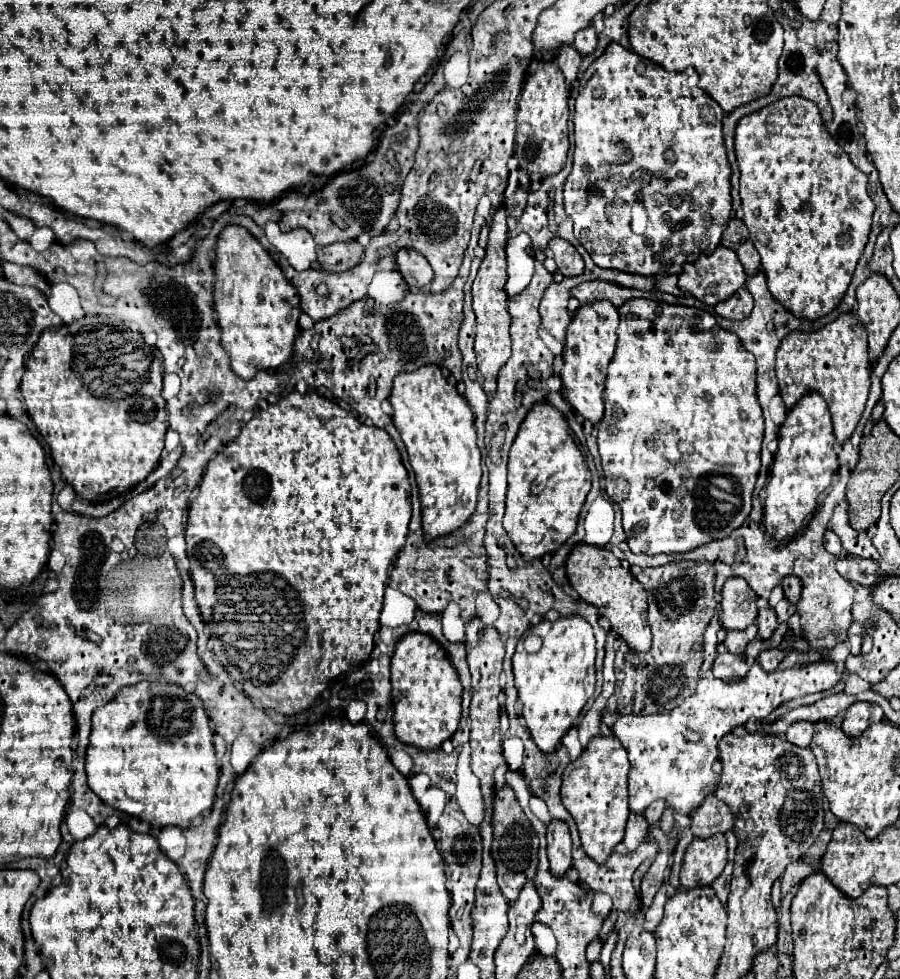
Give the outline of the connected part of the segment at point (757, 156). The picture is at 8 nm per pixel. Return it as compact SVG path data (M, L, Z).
M785 96L785 100L775 100L773 104L757 110L753 114L743 116L739 120L739 124L737 124L737 130L735 130L735 154L737 154L737 162L739 162L739 170L741 170L741 188L739 188L739 194L741 194L741 206L743 206L743 212L745 212L743 222L749 228L749 234L751 234L751 240L753 240L757 252L761 254L761 270L767 276L769 292L789 312L793 312L799 318L817 320L817 318L829 314L839 304L839 300L843 298L843 294L845 294L845 290L847 290L847 286L851 282L855 264L857 264L857 260L861 256L863 246L867 244L867 236L869 236L869 230L871 230L873 202L867 196L867 176L859 168L855 168L851 164L849 156L841 150L841 146L835 144L835 140L831 138L831 134L823 126L819 108L813 102L809 102L809 100L801 98L801 96Z

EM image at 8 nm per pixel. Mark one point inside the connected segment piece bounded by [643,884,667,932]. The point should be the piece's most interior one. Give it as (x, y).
(654, 913)

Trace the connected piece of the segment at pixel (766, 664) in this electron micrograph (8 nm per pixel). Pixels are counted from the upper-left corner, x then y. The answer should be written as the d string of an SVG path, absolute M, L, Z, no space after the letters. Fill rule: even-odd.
M767 648L765 652L759 654L759 664L763 666L763 670L771 672L771 670L775 670L779 666L783 656L785 656L785 652L781 652L779 648Z

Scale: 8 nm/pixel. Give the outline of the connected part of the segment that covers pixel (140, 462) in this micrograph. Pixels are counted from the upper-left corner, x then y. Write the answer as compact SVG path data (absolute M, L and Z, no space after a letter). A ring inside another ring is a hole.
M85 316L79 324L67 324L67 326L61 326L59 330L45 330L41 334L37 348L33 348L33 352L29 352L29 356L25 360L25 374L21 378L21 396L25 400L27 412L29 412L31 420L35 422L39 434L49 444L55 464L61 466L61 474L65 476L67 484L75 490L77 496L81 496L85 500L95 500L97 496L111 492L111 490L123 494L123 492L131 490L135 484L143 482L153 472L153 468L157 466L157 462L161 458L163 438L167 432L167 406L165 406L165 400L161 394L161 378L163 378L163 366L161 366L161 360L157 358L155 348L149 346L139 332L133 332L129 326L125 326L117 318Z

